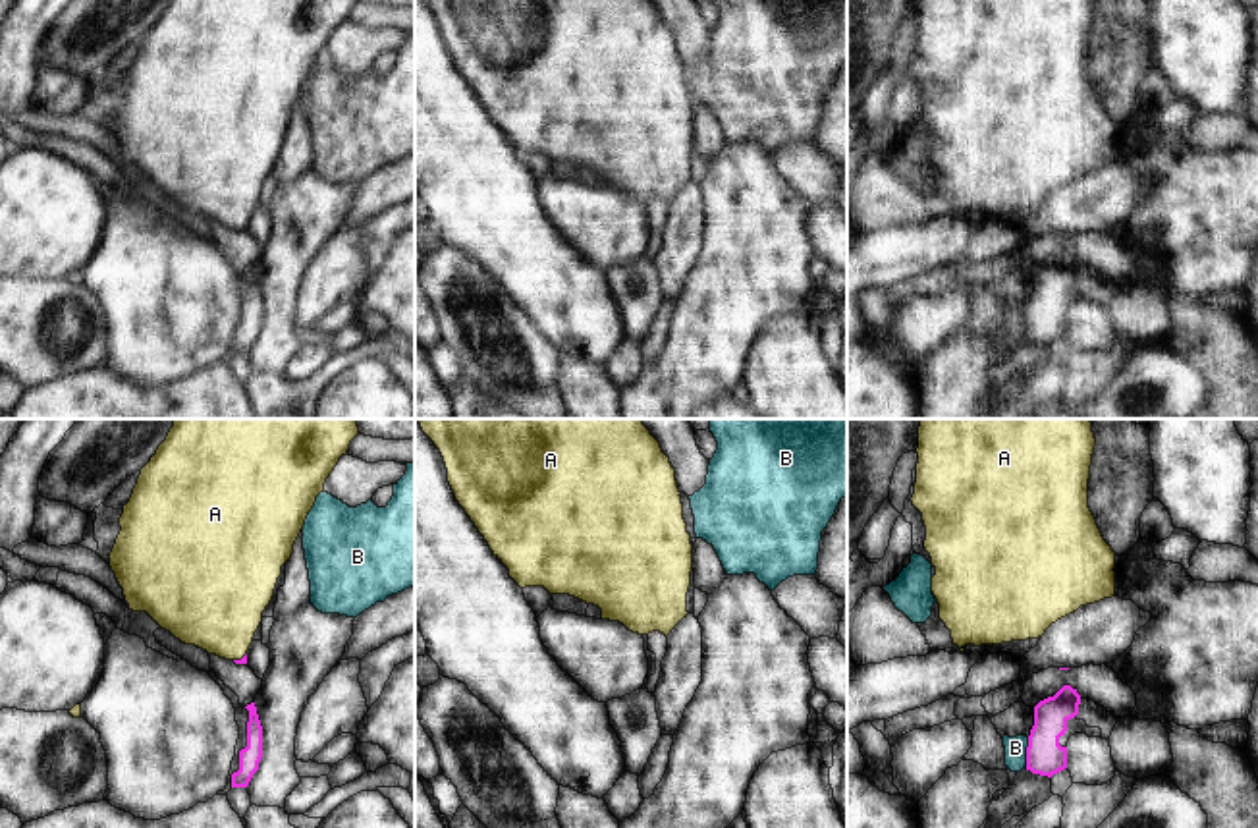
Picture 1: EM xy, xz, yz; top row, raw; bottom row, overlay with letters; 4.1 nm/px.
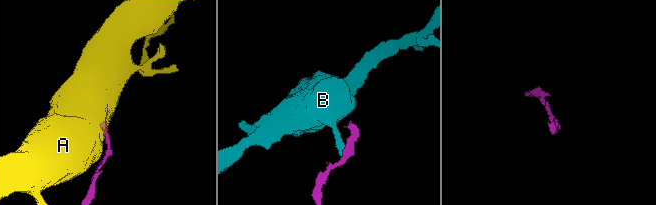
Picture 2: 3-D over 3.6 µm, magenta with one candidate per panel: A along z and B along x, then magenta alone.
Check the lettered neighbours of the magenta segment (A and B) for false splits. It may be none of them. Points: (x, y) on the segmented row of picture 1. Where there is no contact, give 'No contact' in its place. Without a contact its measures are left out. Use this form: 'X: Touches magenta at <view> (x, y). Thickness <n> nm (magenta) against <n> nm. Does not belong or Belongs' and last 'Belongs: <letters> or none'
A: Touches magenta at xy (242, 659). Thickness 30 nm (magenta) against 380 nm. Belongs
B: Touches magenta at yz (1027, 753). Thickness 160 nm (magenta) against 100 nm. Does not belong
Belongs: A

